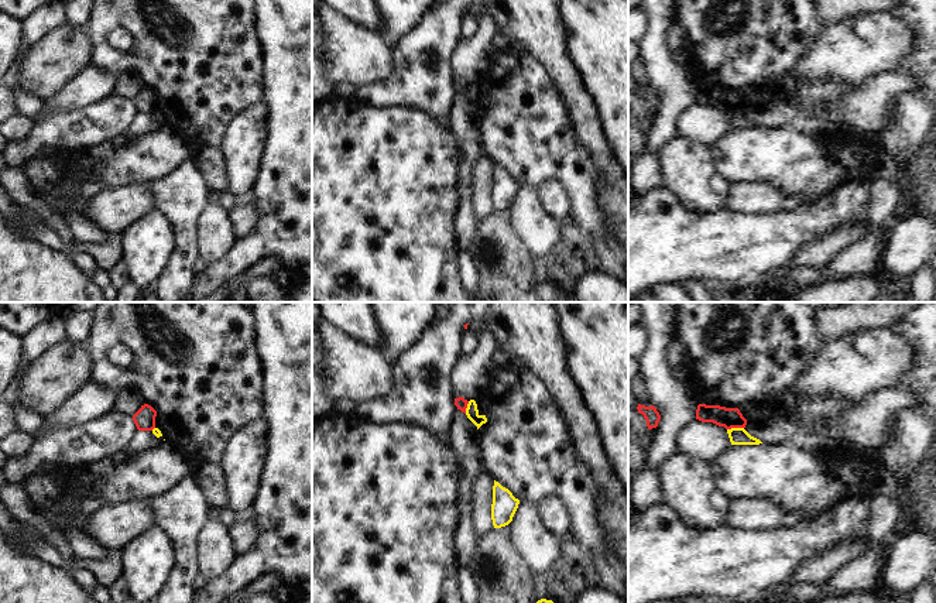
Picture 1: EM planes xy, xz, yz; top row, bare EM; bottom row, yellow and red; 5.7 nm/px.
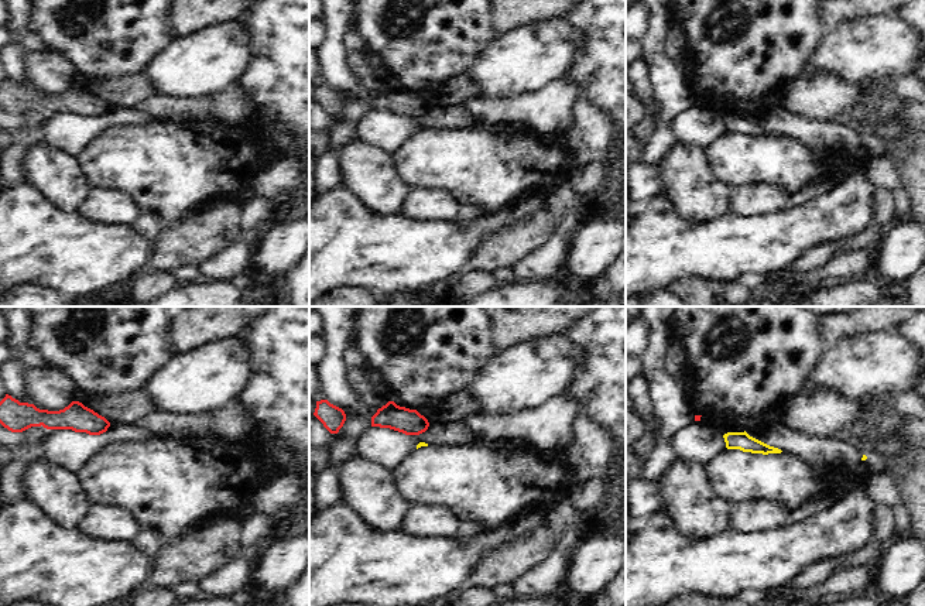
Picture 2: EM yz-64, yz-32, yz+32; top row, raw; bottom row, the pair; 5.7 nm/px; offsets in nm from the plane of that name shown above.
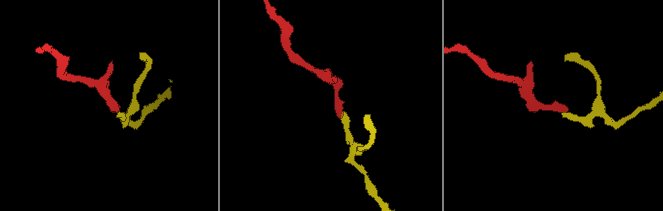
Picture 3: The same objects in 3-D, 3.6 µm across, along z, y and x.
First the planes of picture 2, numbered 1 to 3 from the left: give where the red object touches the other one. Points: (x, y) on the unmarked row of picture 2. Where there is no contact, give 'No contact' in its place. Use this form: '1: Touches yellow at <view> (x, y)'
1: No contact
2: No contact
3: No contact.

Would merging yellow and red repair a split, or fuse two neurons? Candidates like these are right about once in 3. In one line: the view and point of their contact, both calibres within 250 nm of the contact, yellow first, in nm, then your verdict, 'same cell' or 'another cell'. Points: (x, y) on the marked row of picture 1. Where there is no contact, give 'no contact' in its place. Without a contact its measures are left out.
contact yz (734, 428); calibres 100 and 120 nm; another cell

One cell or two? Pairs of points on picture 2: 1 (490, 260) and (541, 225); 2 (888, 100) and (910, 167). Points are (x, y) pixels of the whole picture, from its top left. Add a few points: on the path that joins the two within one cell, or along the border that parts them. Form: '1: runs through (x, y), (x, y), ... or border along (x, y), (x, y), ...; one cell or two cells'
1: runs through (503, 250), (528, 235); one cell
2: runs through (890, 117), (891, 136), (905, 150); one cell

